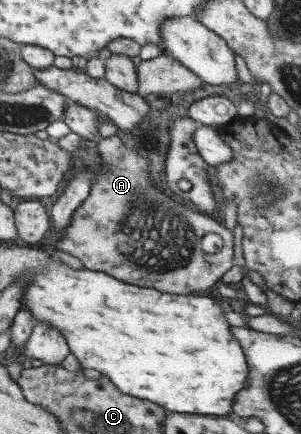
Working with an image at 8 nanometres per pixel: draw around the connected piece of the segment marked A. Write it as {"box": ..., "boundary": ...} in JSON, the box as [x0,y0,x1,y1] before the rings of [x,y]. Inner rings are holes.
{"box":[56,135,235,294],"boundary":[[[113,135],[101,138],[96,142],[96,150],[100,153],[104,167],[95,175],[90,195],[75,211],[69,230],[56,243],[58,249],[67,252],[83,262],[89,270],[109,272],[127,284],[139,284],[145,288],[161,288],[161,292],[173,294],[191,294],[205,291],[223,278],[227,270],[235,266],[235,250],[233,250],[233,231],[221,226],[211,214],[199,214],[189,208],[186,202],[177,202],[169,198],[157,188],[151,176],[151,165],[140,152],[131,150],[123,140]],[[214,232],[222,237],[222,249],[209,254],[201,248],[201,238]]]}

